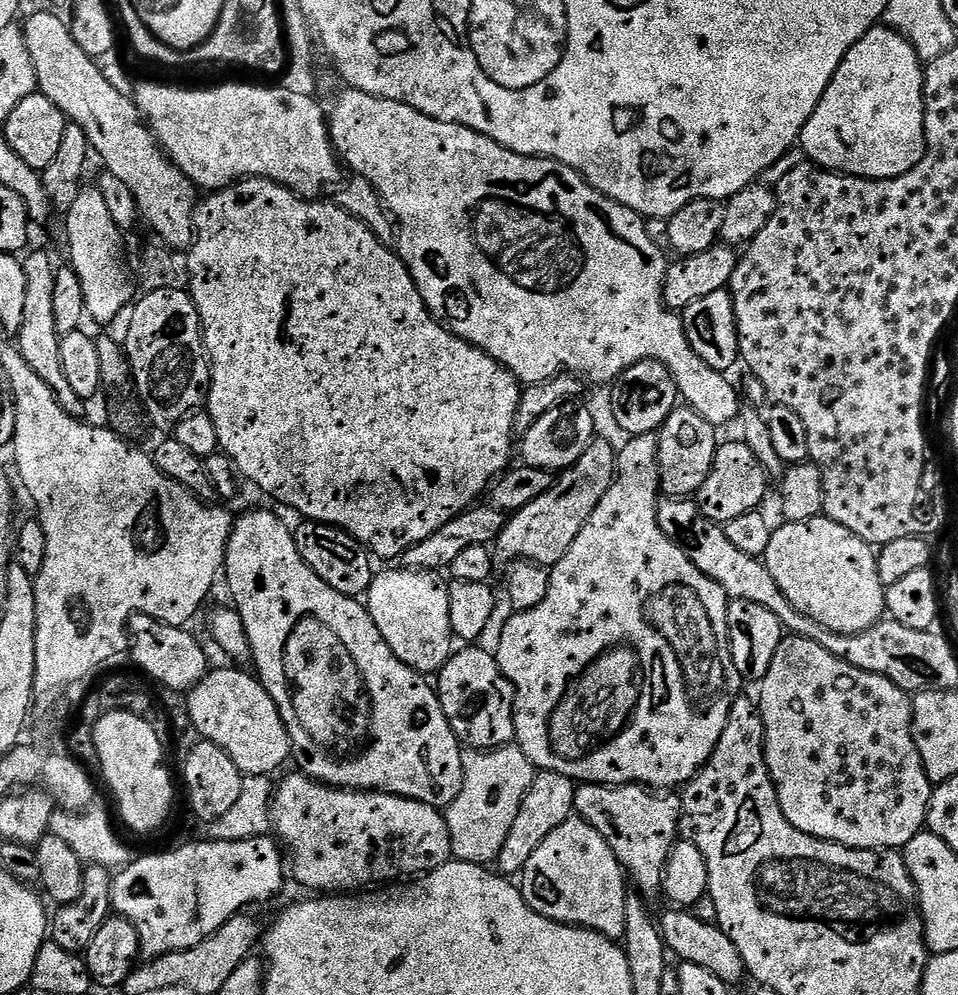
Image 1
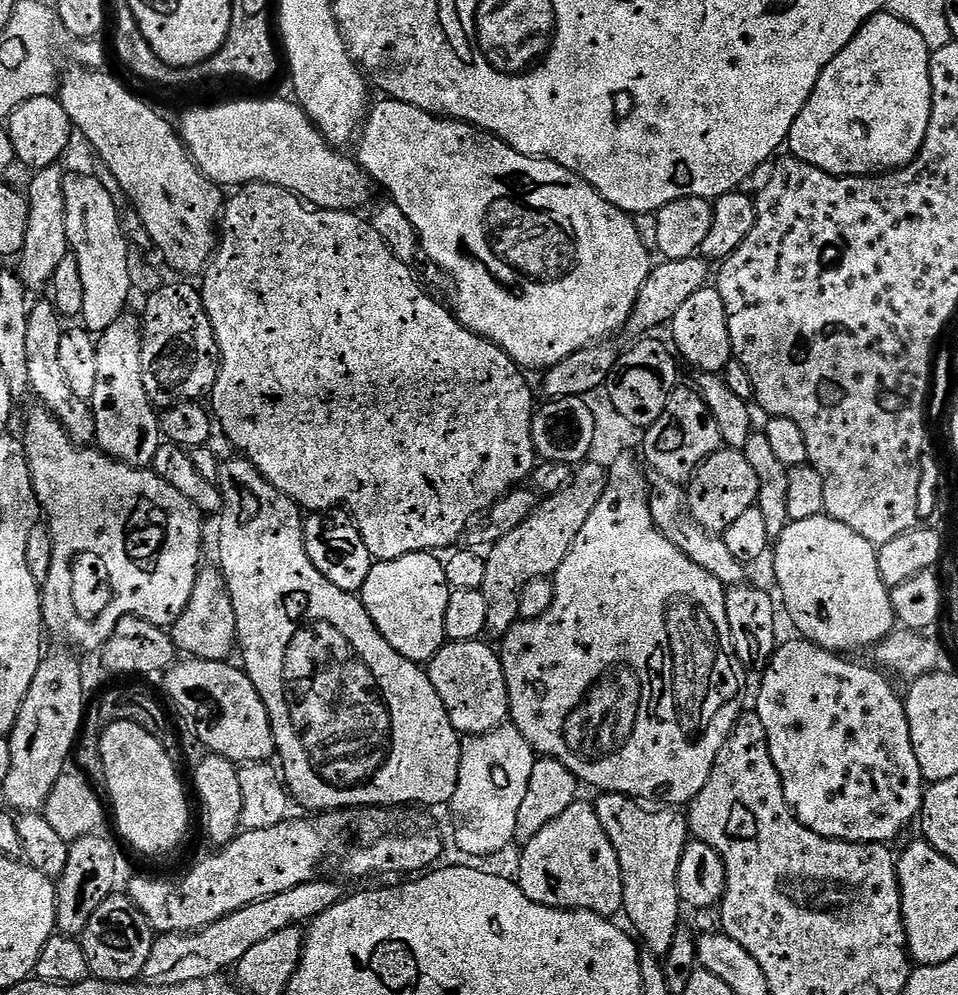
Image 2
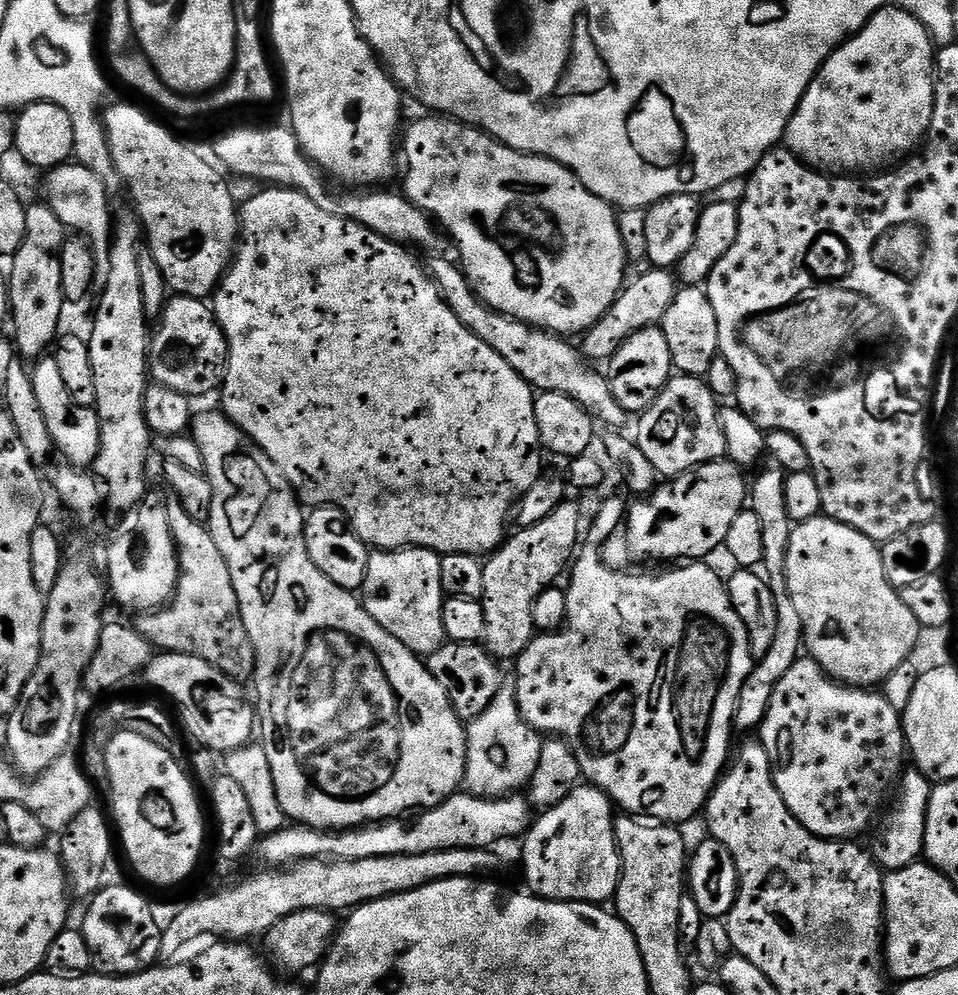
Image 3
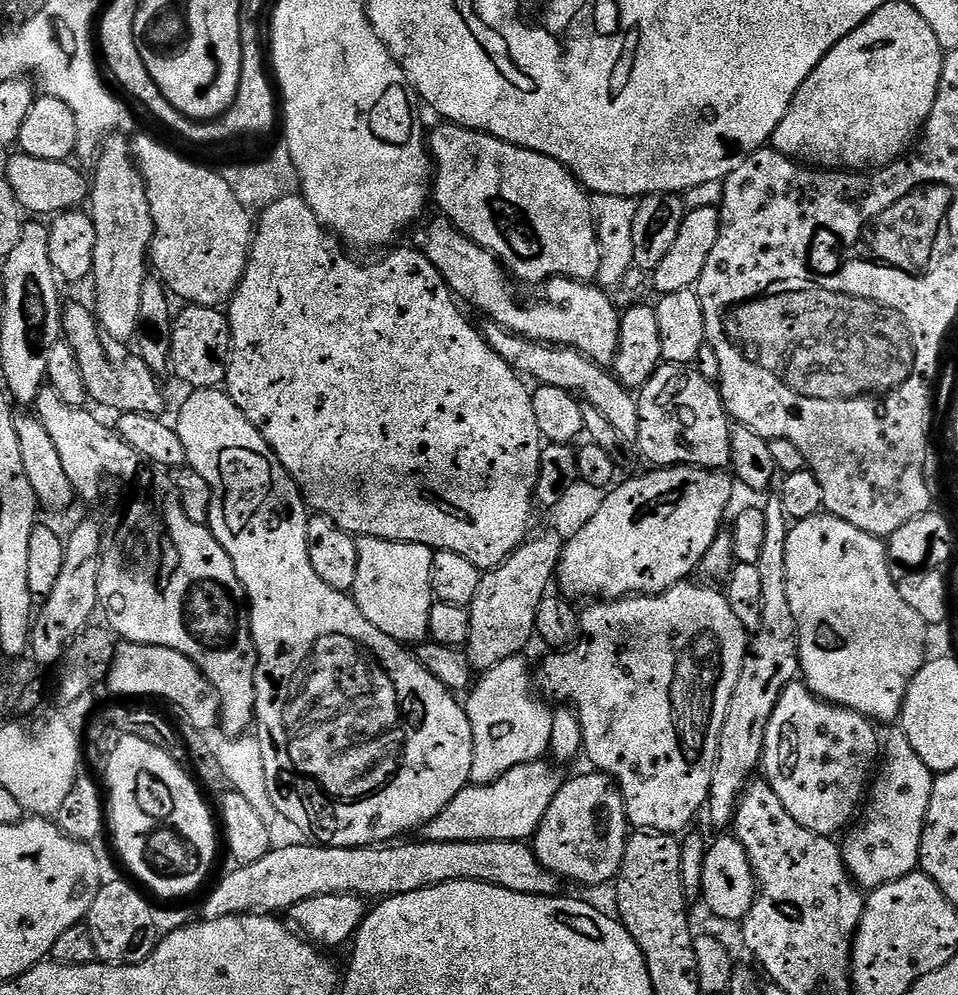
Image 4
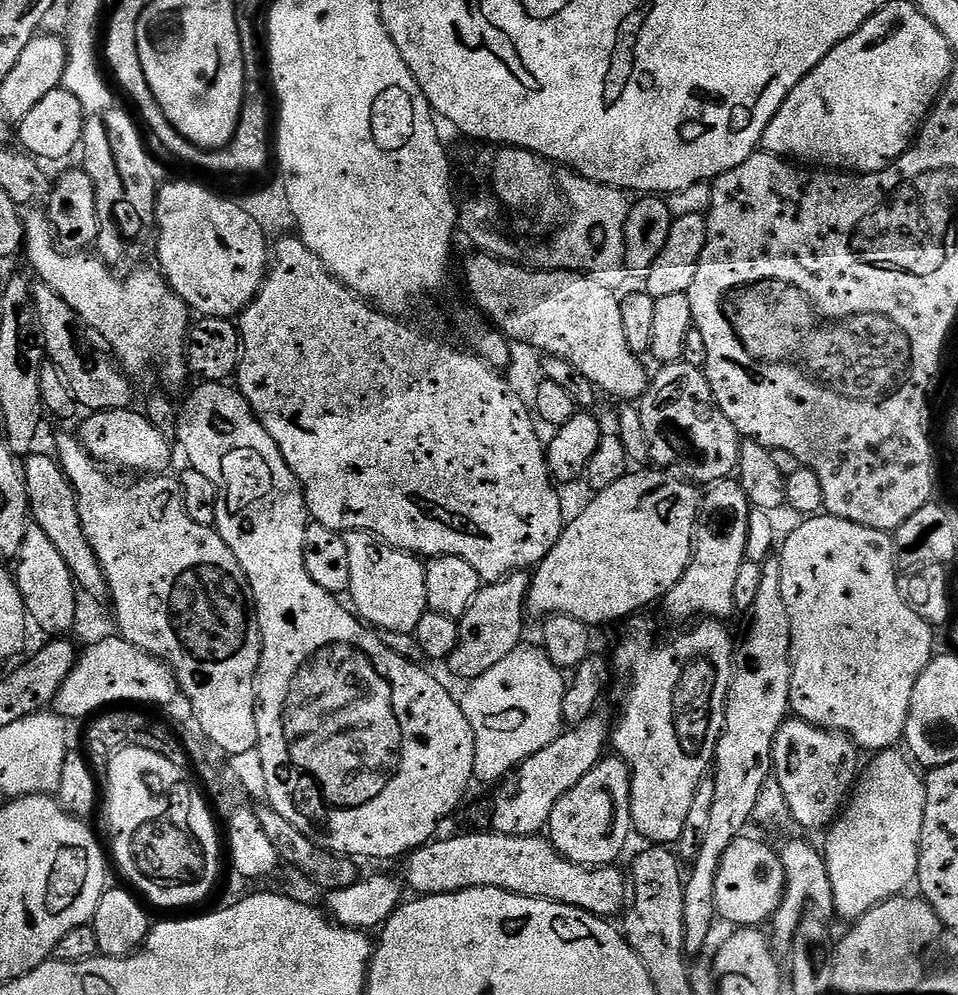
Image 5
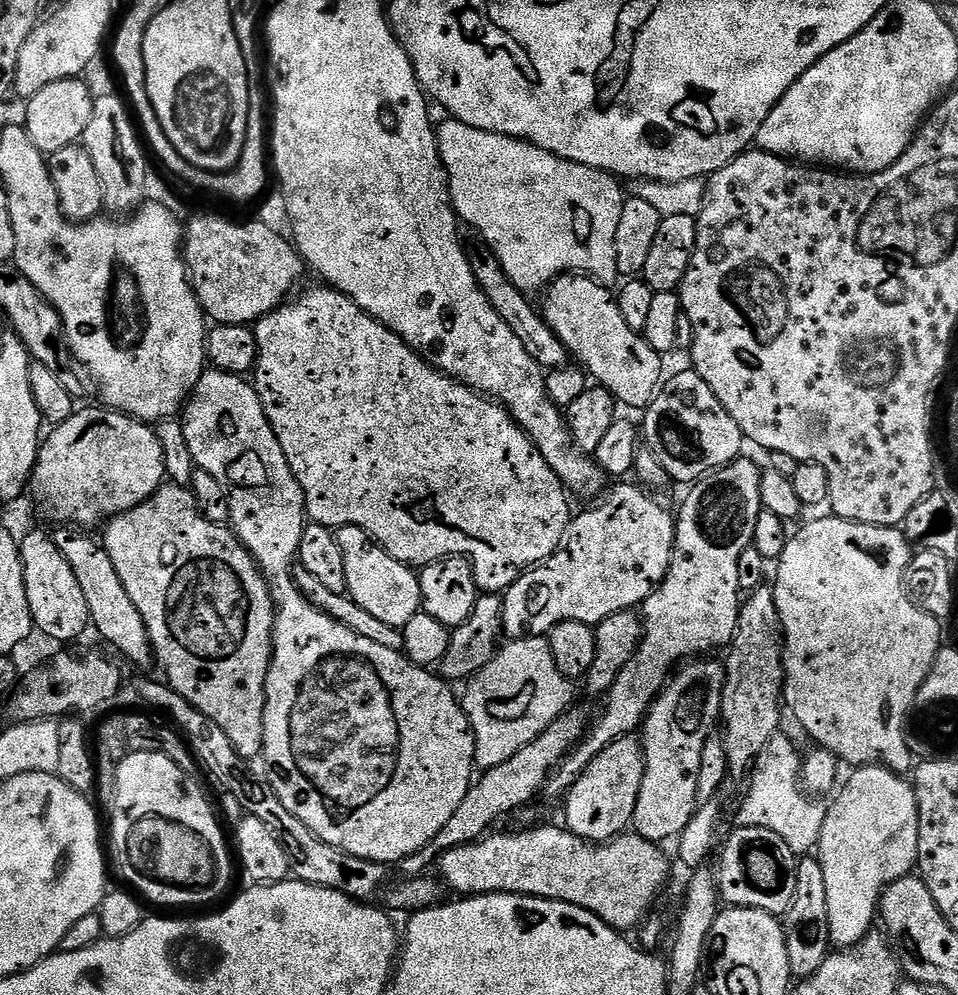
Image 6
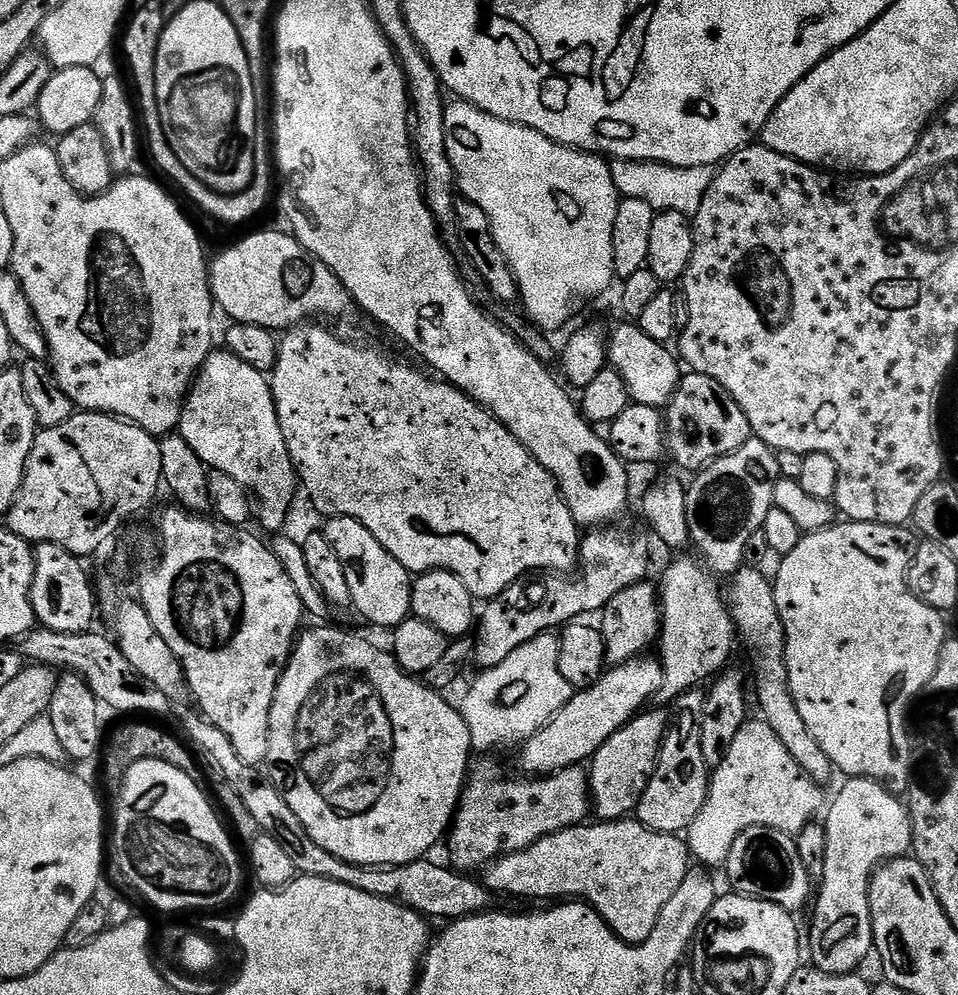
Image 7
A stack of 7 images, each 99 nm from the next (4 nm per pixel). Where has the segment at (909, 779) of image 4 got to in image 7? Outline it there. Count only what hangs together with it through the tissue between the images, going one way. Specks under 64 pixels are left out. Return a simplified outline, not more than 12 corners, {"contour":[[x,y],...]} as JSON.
{"contour":[[848,778],[822,820],[807,951],[839,976],[874,948],[873,872],[907,857],[897,793]]}

